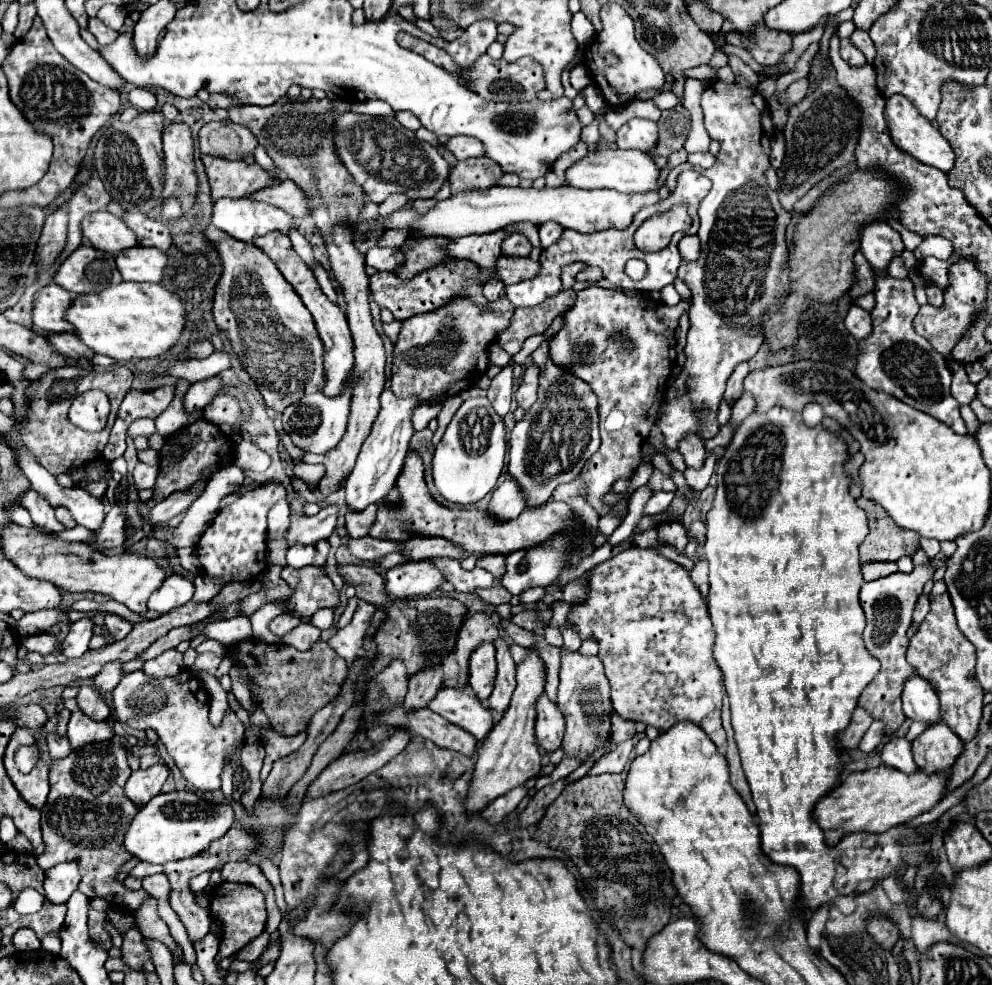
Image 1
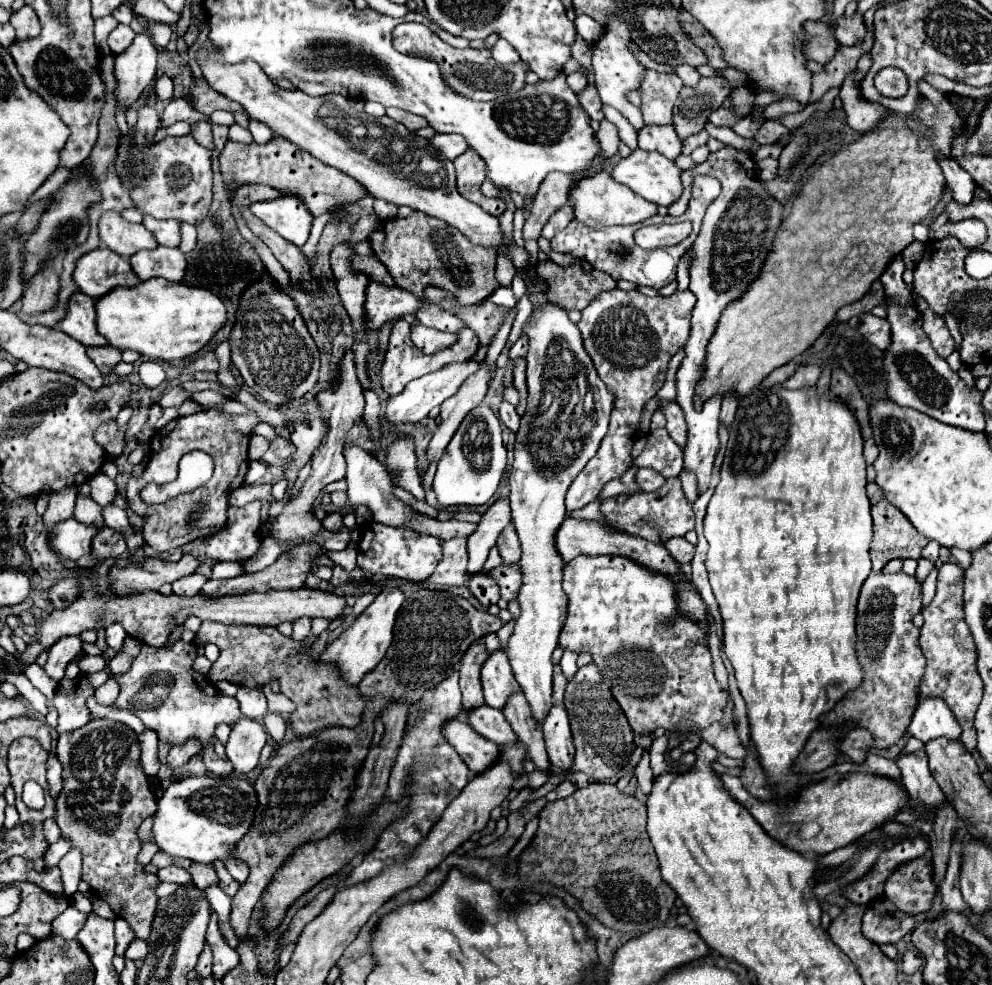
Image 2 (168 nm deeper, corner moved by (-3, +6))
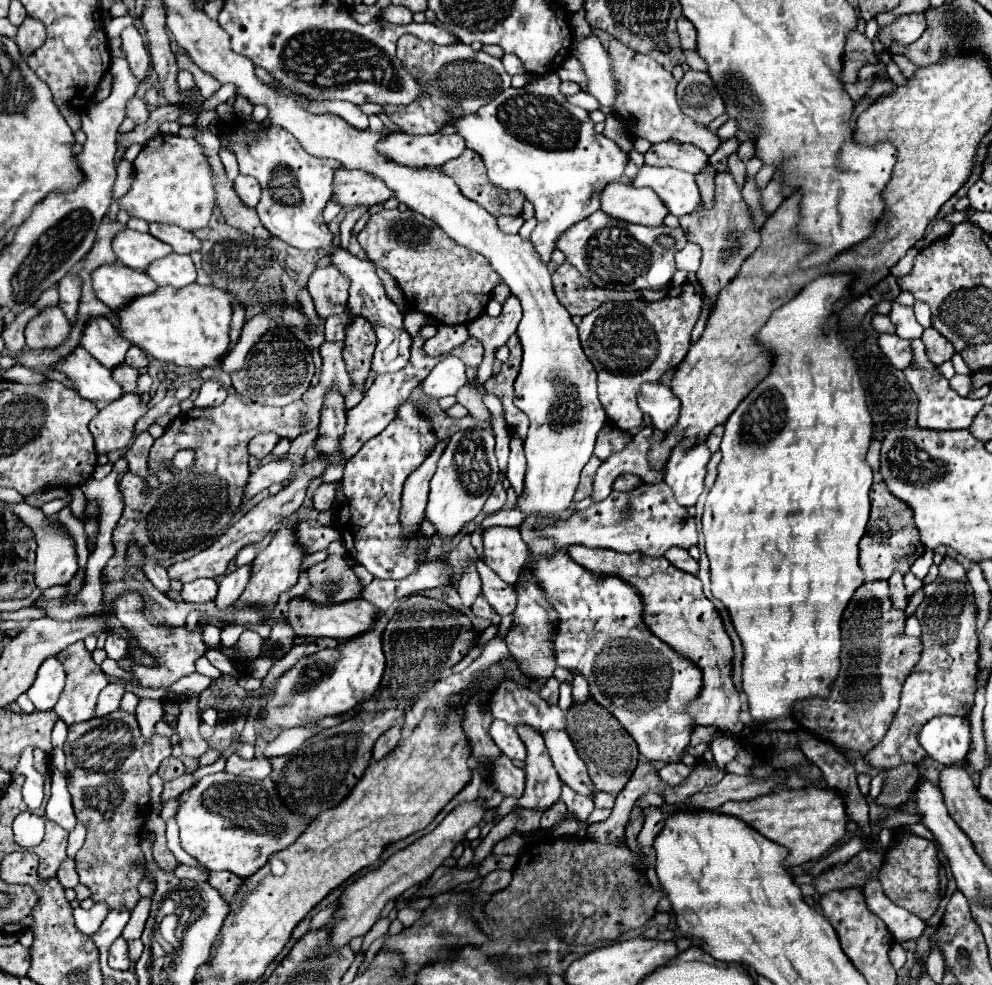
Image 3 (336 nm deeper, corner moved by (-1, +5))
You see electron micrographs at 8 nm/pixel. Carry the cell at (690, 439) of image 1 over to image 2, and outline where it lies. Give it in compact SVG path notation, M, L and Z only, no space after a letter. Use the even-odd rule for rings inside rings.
M663 402L661 410L667 418L667 430L671 438L683 448L683 444L687 444L687 422L685 422L683 410L675 402Z

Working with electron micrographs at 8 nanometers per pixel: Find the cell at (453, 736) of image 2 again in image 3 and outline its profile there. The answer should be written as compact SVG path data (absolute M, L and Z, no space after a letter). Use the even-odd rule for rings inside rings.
M501 755L495 765L491 767L491 773L493 773L493 789L503 793L505 797L521 797L523 789L525 789L525 771L515 767L511 763L509 757Z

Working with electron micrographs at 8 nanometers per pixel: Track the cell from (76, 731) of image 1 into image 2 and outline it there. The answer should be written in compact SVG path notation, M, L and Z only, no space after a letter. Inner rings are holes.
M177 640L171 648L151 648L149 644L143 644L139 656L131 664L131 670L117 676L121 692L113 708L129 710L139 716L149 730L157 732L161 742L185 744L185 740L197 738L203 744L201 756L205 768L215 776L227 776L233 772L233 766L215 754L211 740L215 736L215 726L221 722L231 725L241 718L239 702L231 696L223 698L215 686L207 682L207 676L193 670L195 656L197 646L185 644L183 640Z

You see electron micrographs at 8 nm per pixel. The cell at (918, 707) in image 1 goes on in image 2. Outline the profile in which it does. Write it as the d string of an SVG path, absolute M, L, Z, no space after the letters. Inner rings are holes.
M929 696L917 704L909 732L921 742L929 742L939 736L959 738L961 728L947 704L939 696Z

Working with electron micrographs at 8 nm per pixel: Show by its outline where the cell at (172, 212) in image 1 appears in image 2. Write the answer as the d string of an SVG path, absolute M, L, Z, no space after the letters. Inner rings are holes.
M181 222L181 244L179 244L179 248L183 252L189 252L189 250L195 248L195 242L197 242L195 226L193 224L187 224L187 222Z

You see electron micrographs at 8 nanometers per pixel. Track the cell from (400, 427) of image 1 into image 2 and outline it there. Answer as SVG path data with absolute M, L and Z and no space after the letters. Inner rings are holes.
M467 360L467 362L461 362L461 364L449 364L449 366L445 366L445 368L437 370L437 372L425 374L425 376L413 380L413 382L409 382L403 392L387 398L387 404L385 404L385 422L389 426L399 426L399 424L407 424L407 422L409 424L417 424L419 420L423 420L429 414L431 408L435 408L443 400L451 398L457 392L459 384L463 384L463 380L467 376L471 376L473 372L477 372L477 370L479 370L479 362Z

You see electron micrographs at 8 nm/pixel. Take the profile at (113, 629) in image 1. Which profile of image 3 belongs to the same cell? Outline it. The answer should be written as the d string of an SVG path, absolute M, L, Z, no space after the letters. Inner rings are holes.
M109 635L109 637L107 637L105 651L107 651L107 655L109 655L113 661L119 661L119 659L127 659L127 657L129 657L127 643L125 643L121 637L117 637L117 635Z

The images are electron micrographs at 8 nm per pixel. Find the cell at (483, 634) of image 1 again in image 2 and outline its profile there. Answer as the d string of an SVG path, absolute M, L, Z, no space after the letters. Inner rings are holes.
M485 638L475 640L475 644L471 644L471 648L467 648L467 652L463 654L463 660L461 660L459 686L461 686L465 708L475 708L475 706L485 704L483 692L481 692L481 680L479 680L479 670L481 670L483 660L487 660Z

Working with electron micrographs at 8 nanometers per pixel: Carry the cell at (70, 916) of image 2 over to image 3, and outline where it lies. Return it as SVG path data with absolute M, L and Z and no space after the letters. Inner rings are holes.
M95 903L89 911L77 907L73 911L73 915L75 915L75 927L81 933L85 933L85 935L93 935L101 927L101 921L105 921L105 917L107 917L109 911L111 909L105 903Z

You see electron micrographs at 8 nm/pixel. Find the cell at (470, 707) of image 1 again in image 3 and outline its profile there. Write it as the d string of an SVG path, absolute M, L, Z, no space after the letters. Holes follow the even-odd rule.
M495 719L493 725L491 725L491 737L493 737L493 741L497 743L497 747L501 749L503 755L507 755L509 759L525 761L527 749L523 745L521 737L517 735L517 731L511 725L507 725L505 721Z

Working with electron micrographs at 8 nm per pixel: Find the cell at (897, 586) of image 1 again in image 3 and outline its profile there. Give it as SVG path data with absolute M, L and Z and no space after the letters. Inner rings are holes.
M875 581L875 583L863 583L855 595L851 597L849 605L843 611L841 617L841 669L831 685L831 693L825 699L809 697L793 703L793 719L803 725L809 733L829 741L837 749L855 751L855 753L869 753L881 739L885 737L897 709L899 709L899 695L905 677L911 673L911 669L917 665L921 655L921 641L913 637L903 635L905 627L905 613L899 609L893 609L891 599L887 595L889 587L887 581Z

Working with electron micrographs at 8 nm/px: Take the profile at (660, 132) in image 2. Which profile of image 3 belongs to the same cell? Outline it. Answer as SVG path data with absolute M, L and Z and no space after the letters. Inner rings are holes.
M663 141L663 143L651 145L651 149L645 153L645 163L657 165L657 167L673 167L673 169L681 169L691 175L697 175L707 167L709 157L693 145Z

